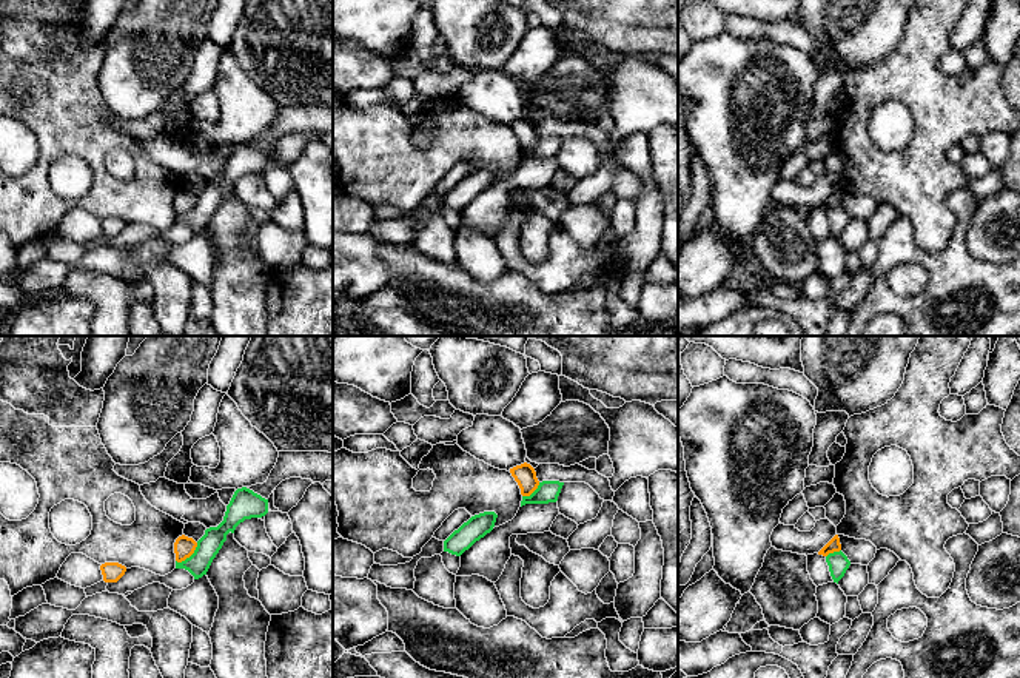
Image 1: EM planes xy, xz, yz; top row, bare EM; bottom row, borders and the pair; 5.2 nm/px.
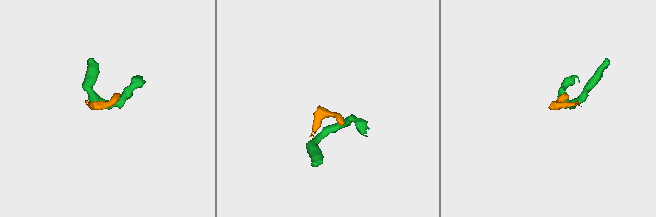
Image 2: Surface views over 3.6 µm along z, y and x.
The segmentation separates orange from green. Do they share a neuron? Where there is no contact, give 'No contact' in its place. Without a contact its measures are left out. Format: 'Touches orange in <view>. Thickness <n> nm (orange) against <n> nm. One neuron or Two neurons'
Touches orange in xy. Thickness 110 nm (orange) against 120 nm. Two neurons

